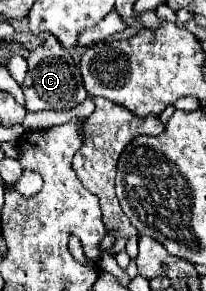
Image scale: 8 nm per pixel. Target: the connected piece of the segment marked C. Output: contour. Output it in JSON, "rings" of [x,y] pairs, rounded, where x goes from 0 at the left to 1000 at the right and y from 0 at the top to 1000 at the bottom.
{"rings":[[[228,131],[209,144],[209,158],[189,158],[180,172],[160,172],[131,192],[131,261],[112,282],[112,323],[131,344],[131,378],[141,385],[180,385],[180,378],[345,378],[354,364],[393,357],[422,337],[422,316],[403,302],[393,282],[393,247],[383,227],[364,220],[354,192],[335,172],[316,172],[277,131]]]}

